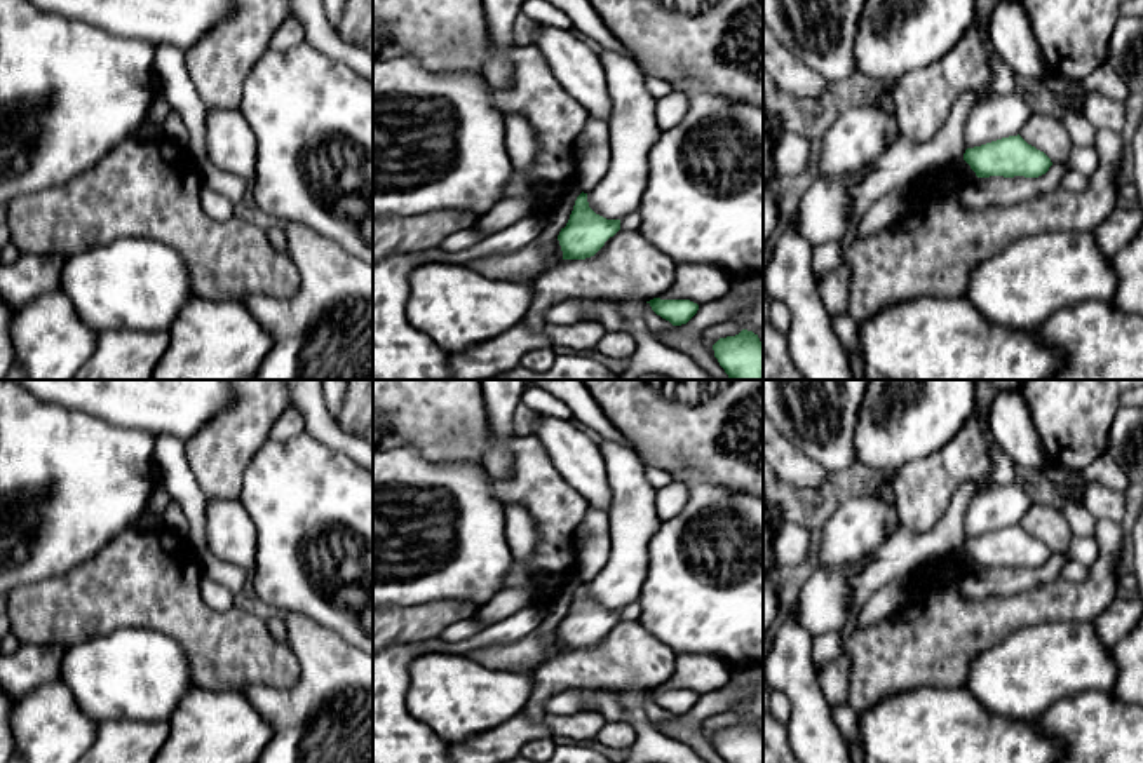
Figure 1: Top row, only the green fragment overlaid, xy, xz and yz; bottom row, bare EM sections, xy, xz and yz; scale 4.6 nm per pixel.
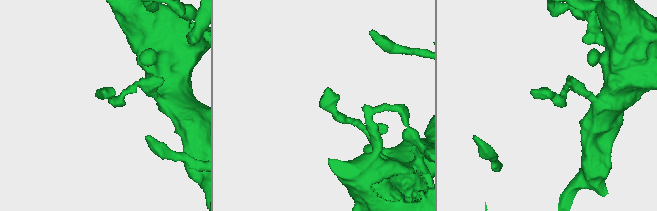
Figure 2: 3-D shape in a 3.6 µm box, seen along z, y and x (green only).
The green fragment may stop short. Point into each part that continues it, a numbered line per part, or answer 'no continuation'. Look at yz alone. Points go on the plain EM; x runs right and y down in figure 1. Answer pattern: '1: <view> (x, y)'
no continuation

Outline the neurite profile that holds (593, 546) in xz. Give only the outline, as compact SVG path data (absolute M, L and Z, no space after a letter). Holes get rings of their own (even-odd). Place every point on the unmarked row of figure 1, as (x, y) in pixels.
M589 507L578 528L577 575L584 584L589 584L610 556L610 517L606 512Z

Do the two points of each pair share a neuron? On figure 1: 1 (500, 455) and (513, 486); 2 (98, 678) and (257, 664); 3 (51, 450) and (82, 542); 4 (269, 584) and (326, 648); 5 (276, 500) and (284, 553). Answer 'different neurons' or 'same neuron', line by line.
1: different neurons
2: different neurons
3: same neuron
4: different neurons
5: same neuron

